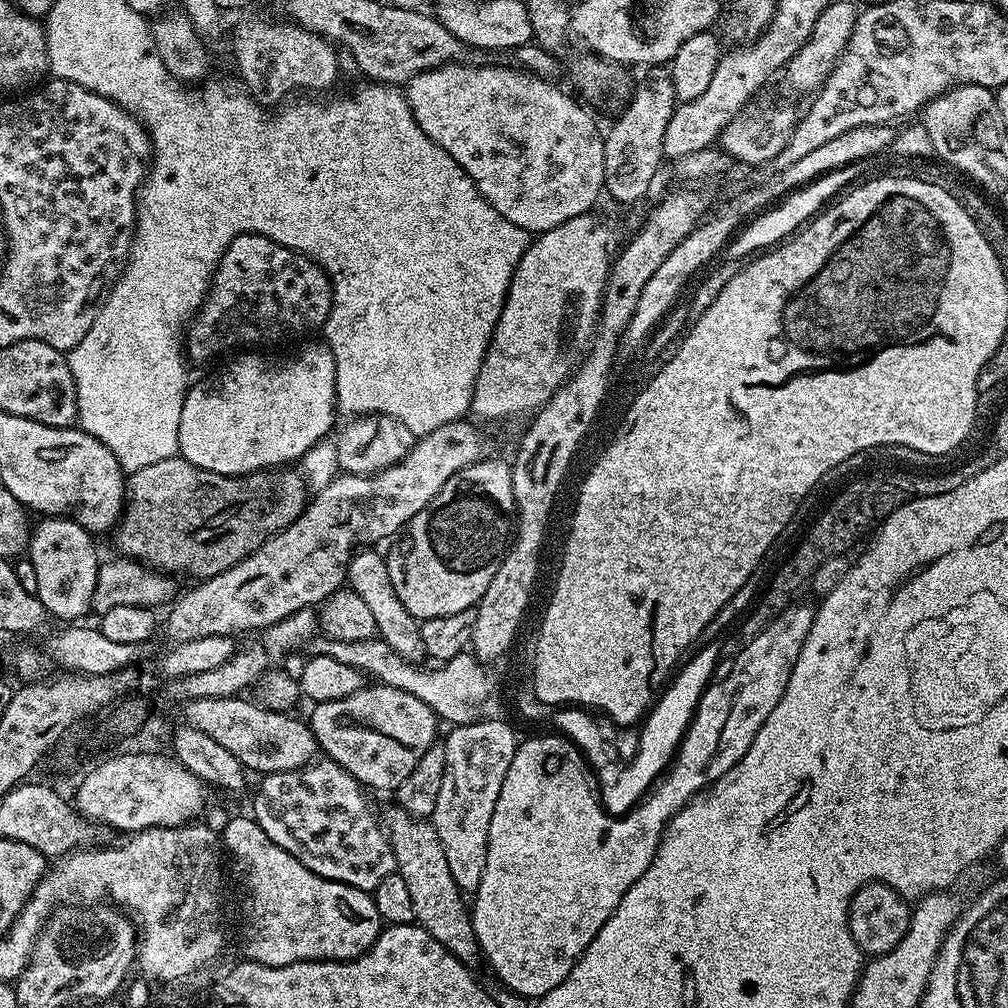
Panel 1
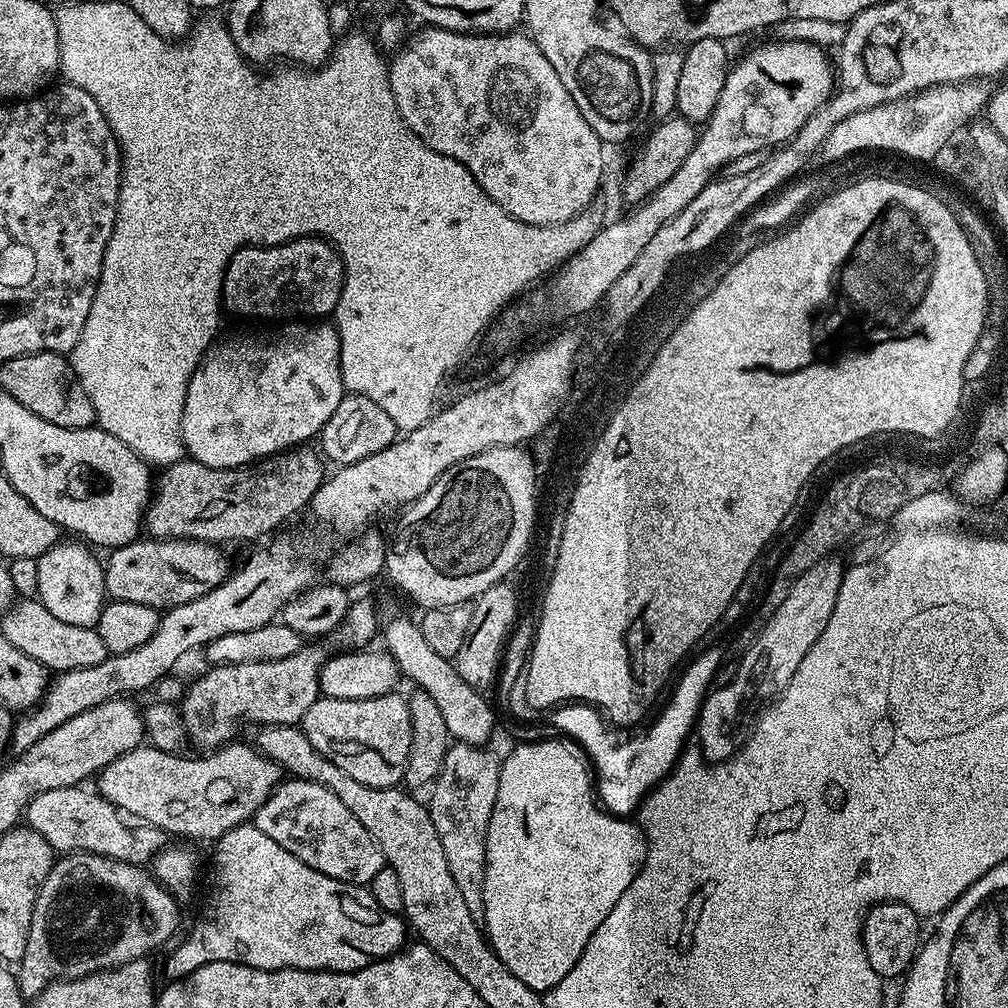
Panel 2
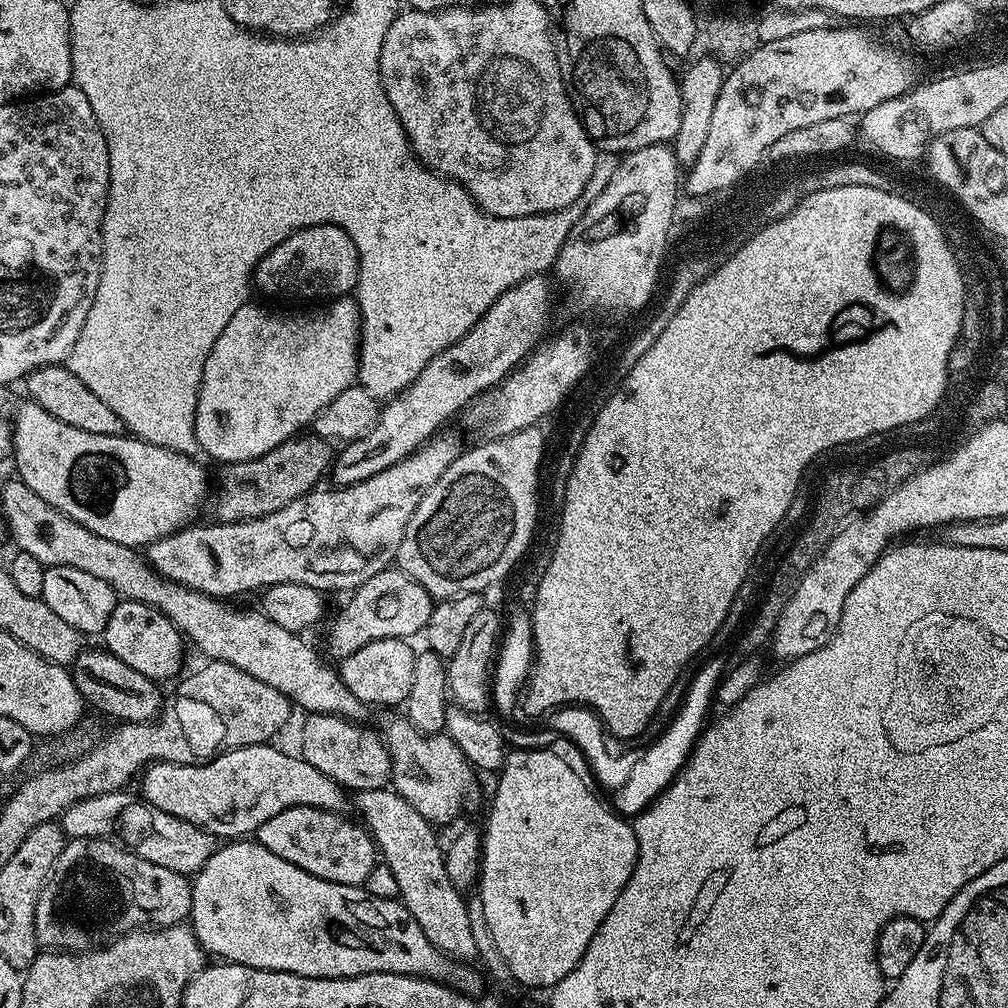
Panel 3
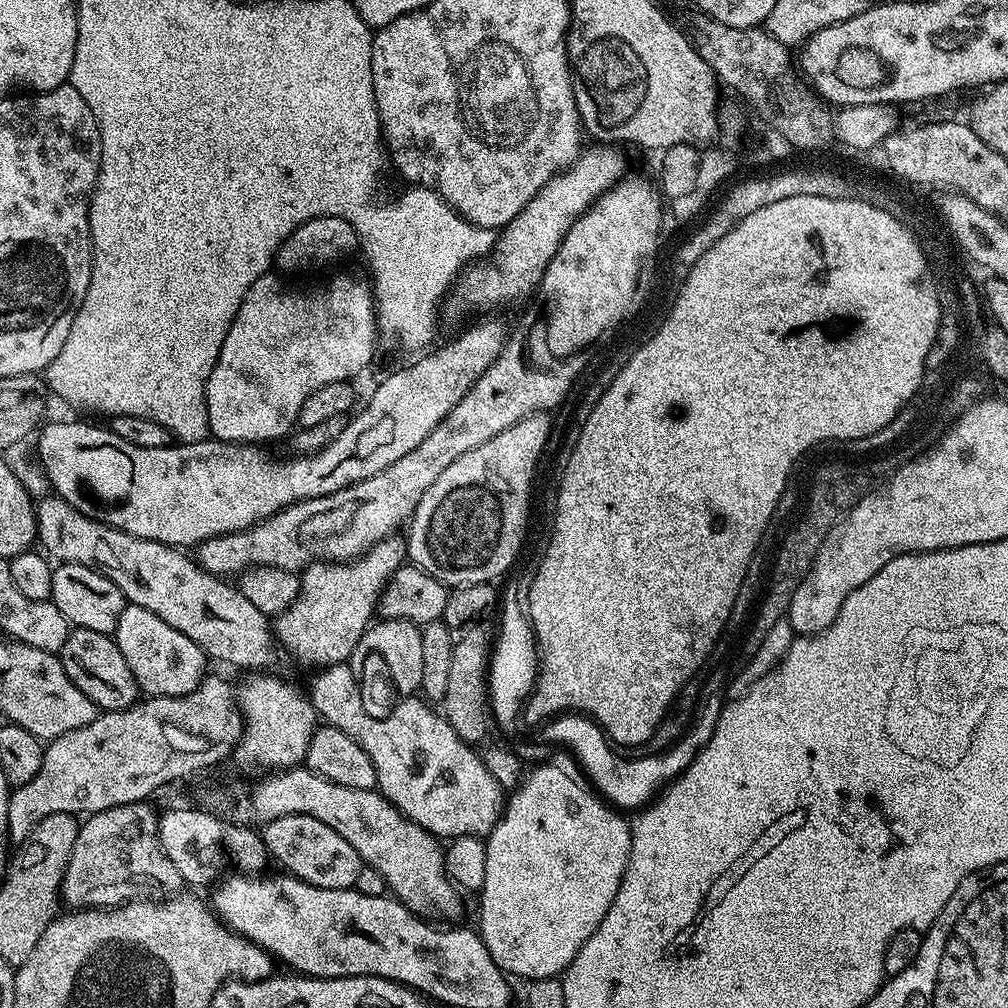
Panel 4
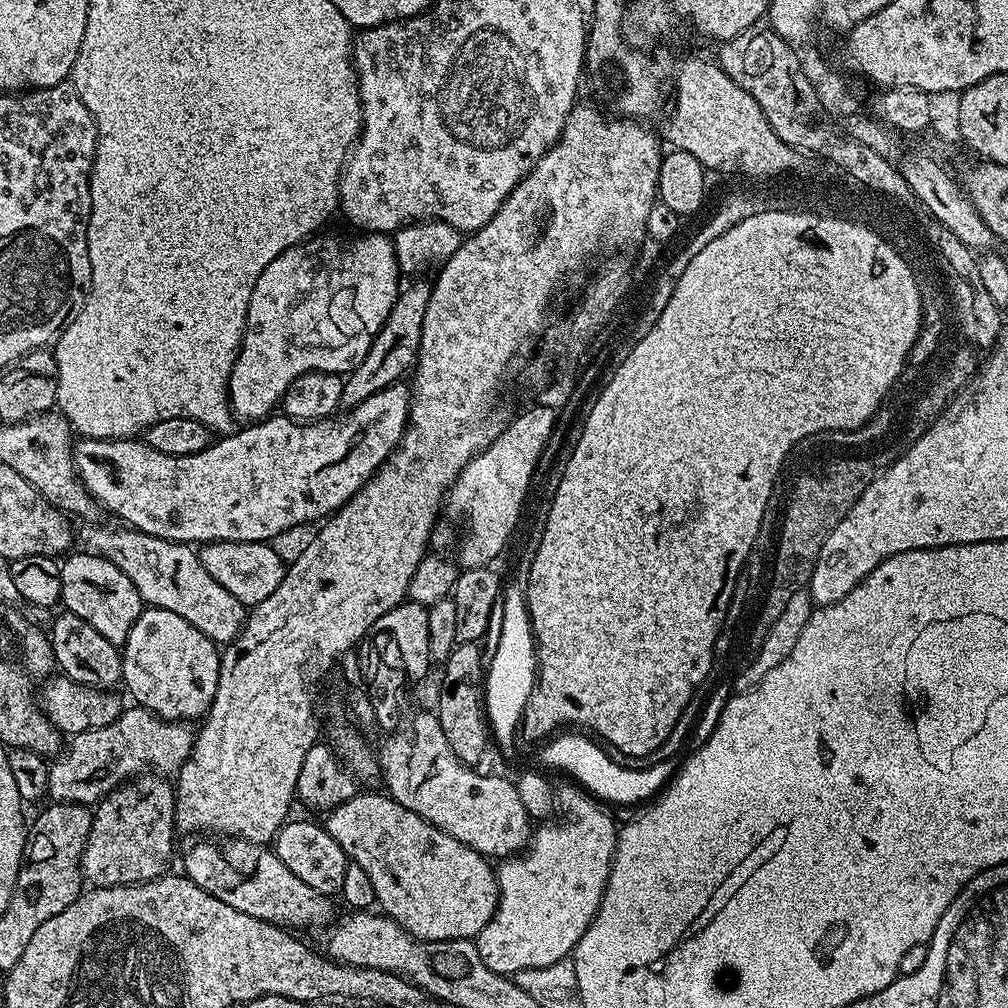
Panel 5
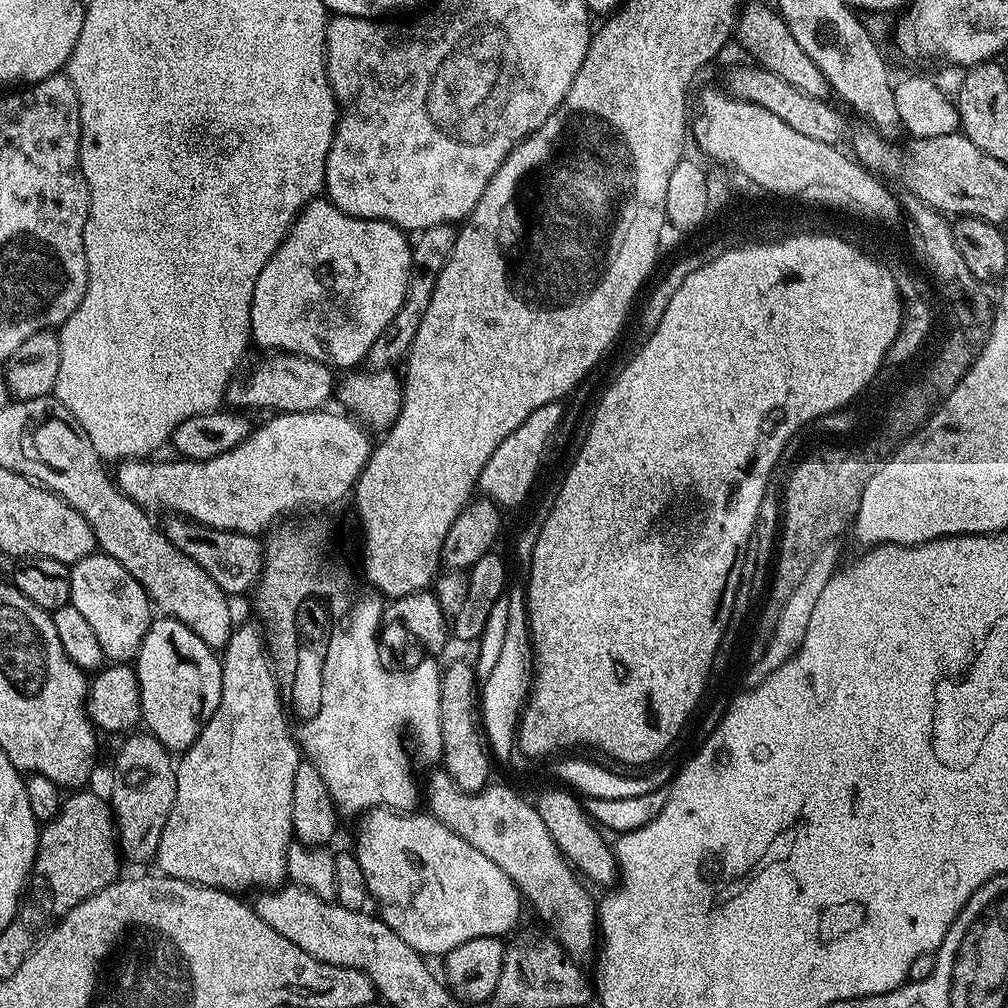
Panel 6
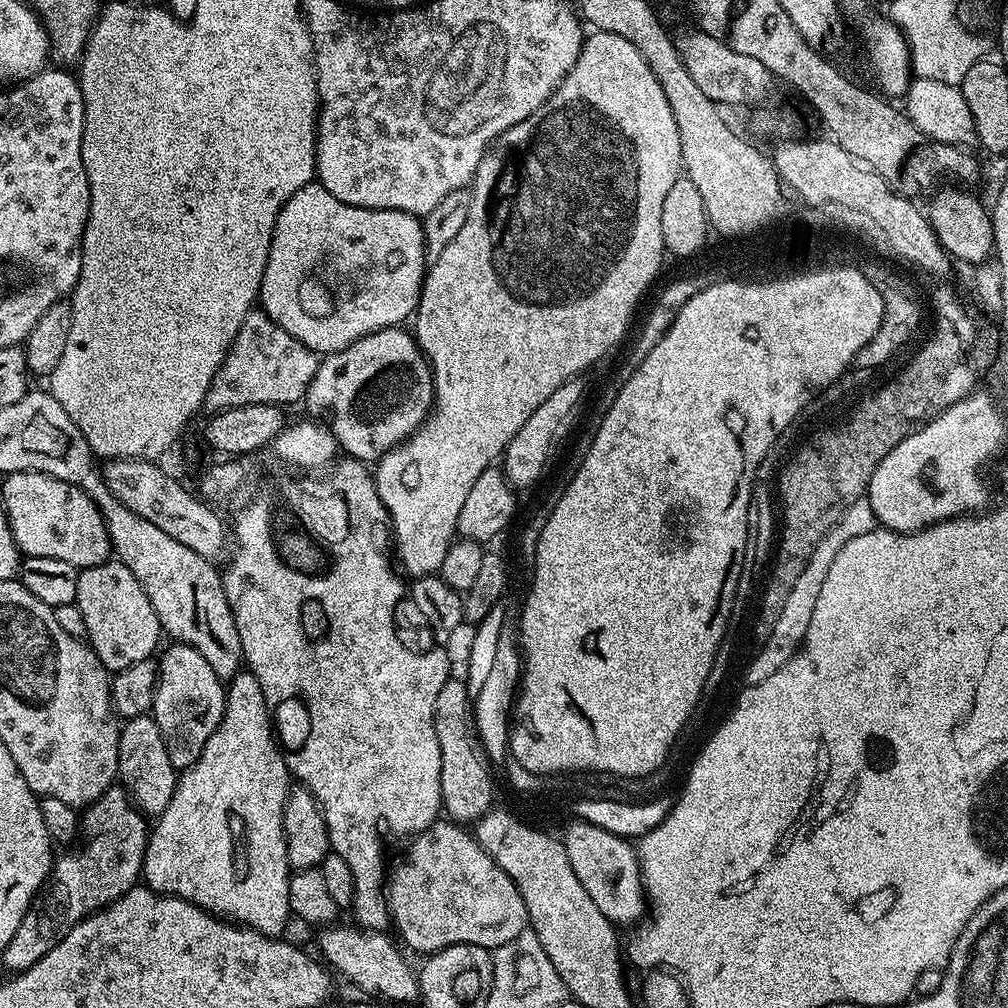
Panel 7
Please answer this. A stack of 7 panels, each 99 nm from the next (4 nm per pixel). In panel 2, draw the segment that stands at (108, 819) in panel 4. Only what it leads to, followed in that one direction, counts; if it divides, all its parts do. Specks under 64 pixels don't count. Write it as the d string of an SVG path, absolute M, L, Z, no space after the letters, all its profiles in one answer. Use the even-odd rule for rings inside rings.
M70 852L61 855L55 861L46 878L42 882L38 898L34 902L34 914L30 918L30 938L26 938L26 954L18 961L18 979L20 981L20 992L25 998L34 998L42 990L46 990L48 984L55 984L57 980L80 980L83 976L89 976L95 972L106 972L110 968L121 968L132 960L143 960L155 948L160 948L176 932L180 924L180 908L176 905L177 897L169 892L163 884L157 882L141 865L127 864L114 858L106 858L102 854L93 852Z

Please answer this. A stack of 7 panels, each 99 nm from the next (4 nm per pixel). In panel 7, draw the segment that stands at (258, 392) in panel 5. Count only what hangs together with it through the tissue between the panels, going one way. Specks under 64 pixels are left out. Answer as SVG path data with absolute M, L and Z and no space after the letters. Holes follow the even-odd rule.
M318 182L302 186L282 206L282 210L276 216L276 225L272 235L270 254L266 262L266 270L262 274L260 283L260 294L258 297L259 307L270 317L286 334L298 338L310 351L317 354L327 354L346 350L358 338L374 334L383 328L394 328L403 325L404 319L411 317L416 310L416 304L420 301L420 287L424 284L424 273L426 271L426 257L424 255L424 226L421 217L412 216L409 212L402 210L386 210L385 208L355 208L330 194Z

